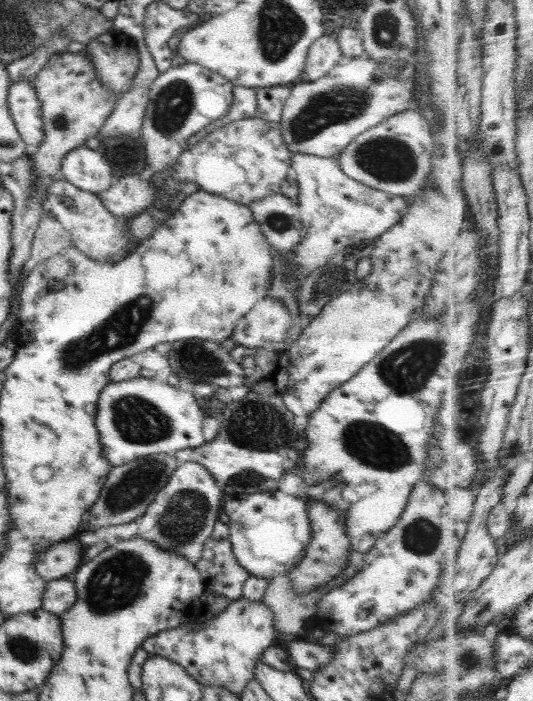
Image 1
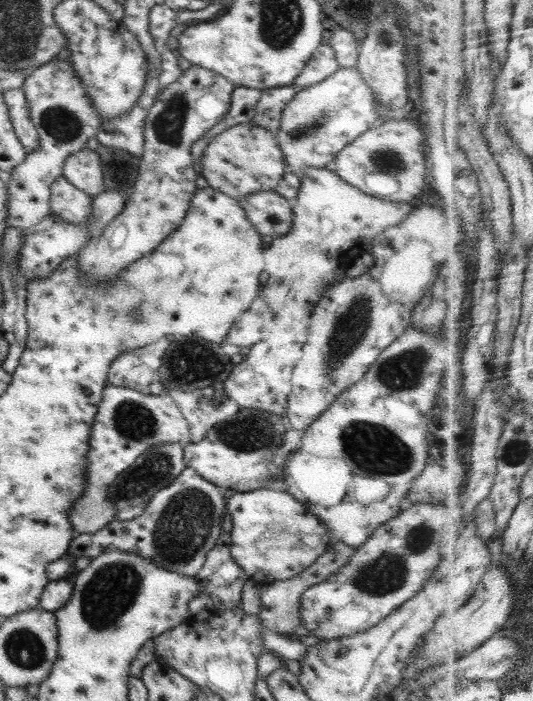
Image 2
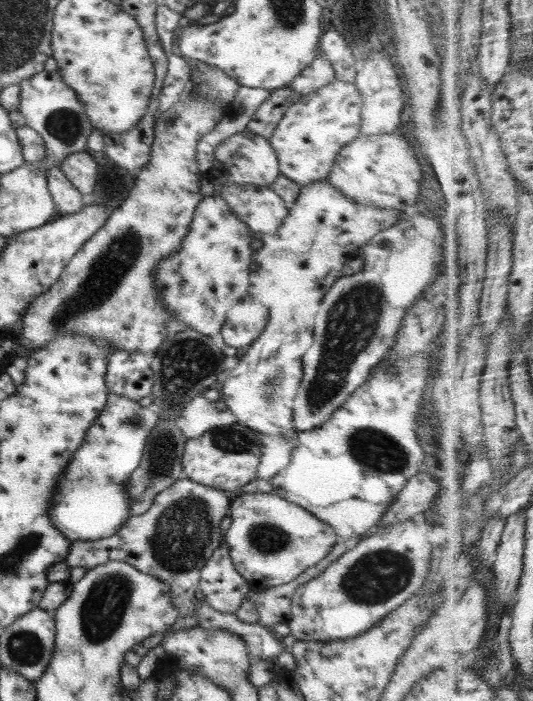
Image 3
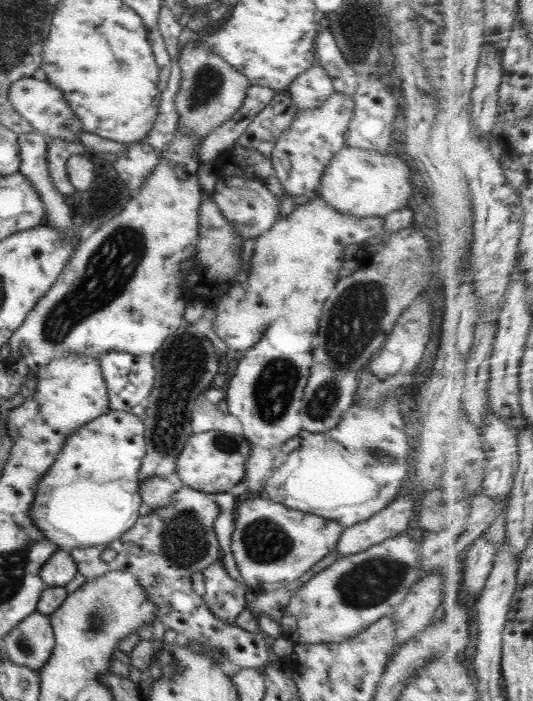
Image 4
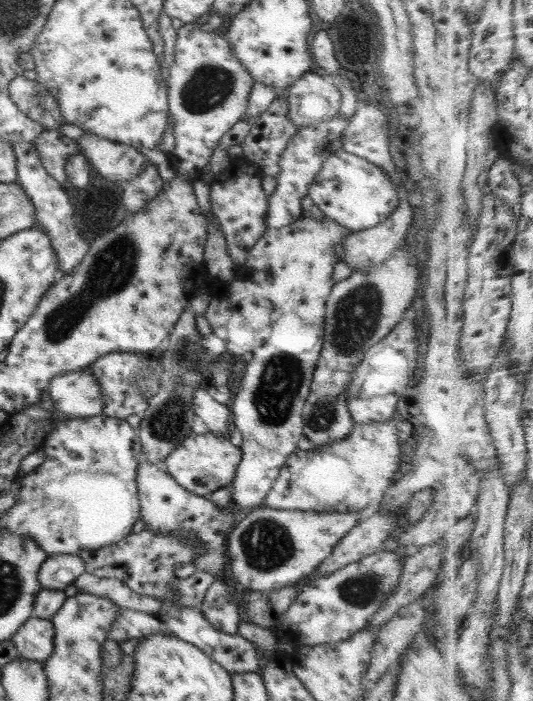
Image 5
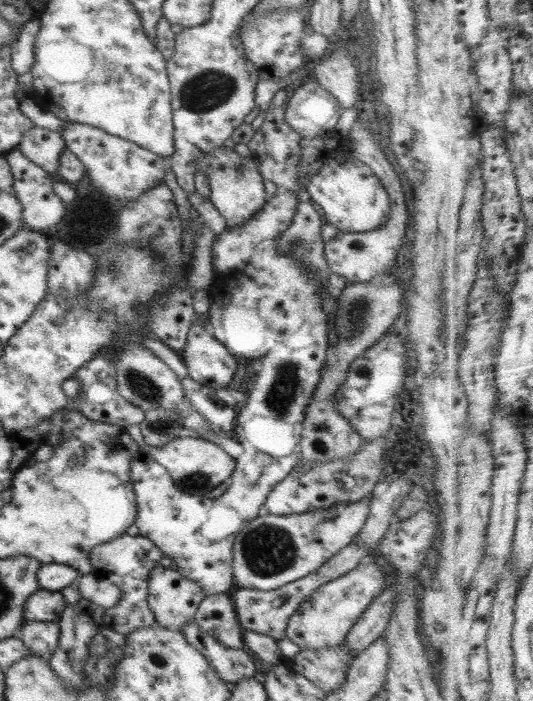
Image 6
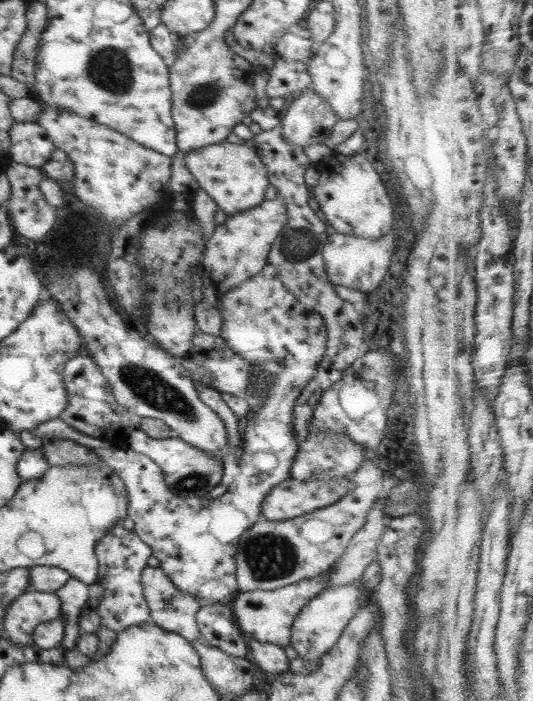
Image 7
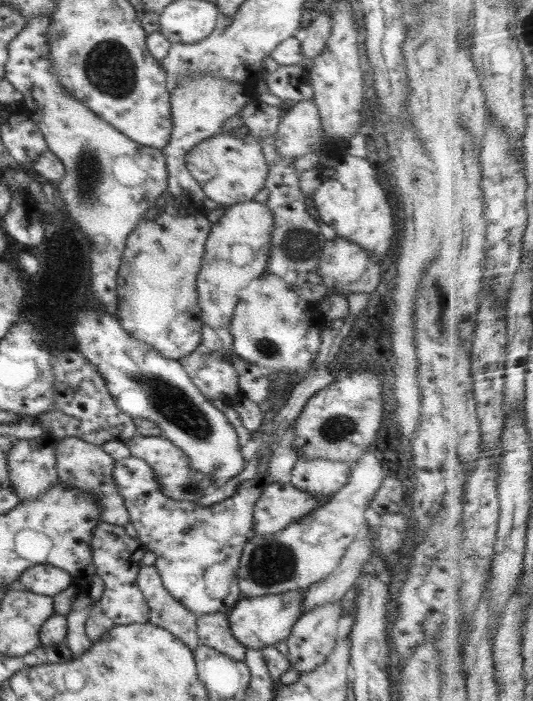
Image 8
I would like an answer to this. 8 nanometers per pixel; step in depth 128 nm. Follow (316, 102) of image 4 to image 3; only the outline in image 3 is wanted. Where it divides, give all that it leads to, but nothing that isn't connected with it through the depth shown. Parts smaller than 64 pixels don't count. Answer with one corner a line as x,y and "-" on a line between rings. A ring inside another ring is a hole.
318,52
311,63
296,78
292,79
289,88
297,92
299,96
316,92
319,88
326,86
335,80
335,72
332,63
325,54

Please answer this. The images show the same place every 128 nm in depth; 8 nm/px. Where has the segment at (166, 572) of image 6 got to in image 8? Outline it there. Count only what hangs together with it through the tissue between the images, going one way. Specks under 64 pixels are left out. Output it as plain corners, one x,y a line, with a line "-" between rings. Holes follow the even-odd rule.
142,565
140,567
137,576
137,585
140,587
150,607
149,623
168,630
168,632
176,635
190,650
196,650
196,647
200,644
198,635
196,634
198,616
191,610
188,610
181,602
178,602
163,587
161,576
154,565

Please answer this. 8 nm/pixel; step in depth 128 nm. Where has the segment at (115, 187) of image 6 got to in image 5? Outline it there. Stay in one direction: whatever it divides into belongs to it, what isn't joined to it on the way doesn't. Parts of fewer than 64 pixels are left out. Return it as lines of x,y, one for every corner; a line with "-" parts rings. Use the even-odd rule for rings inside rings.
86,132
81,137
77,140
79,152
96,168
100,176
112,182
126,183
137,176
149,162
146,155
132,146

